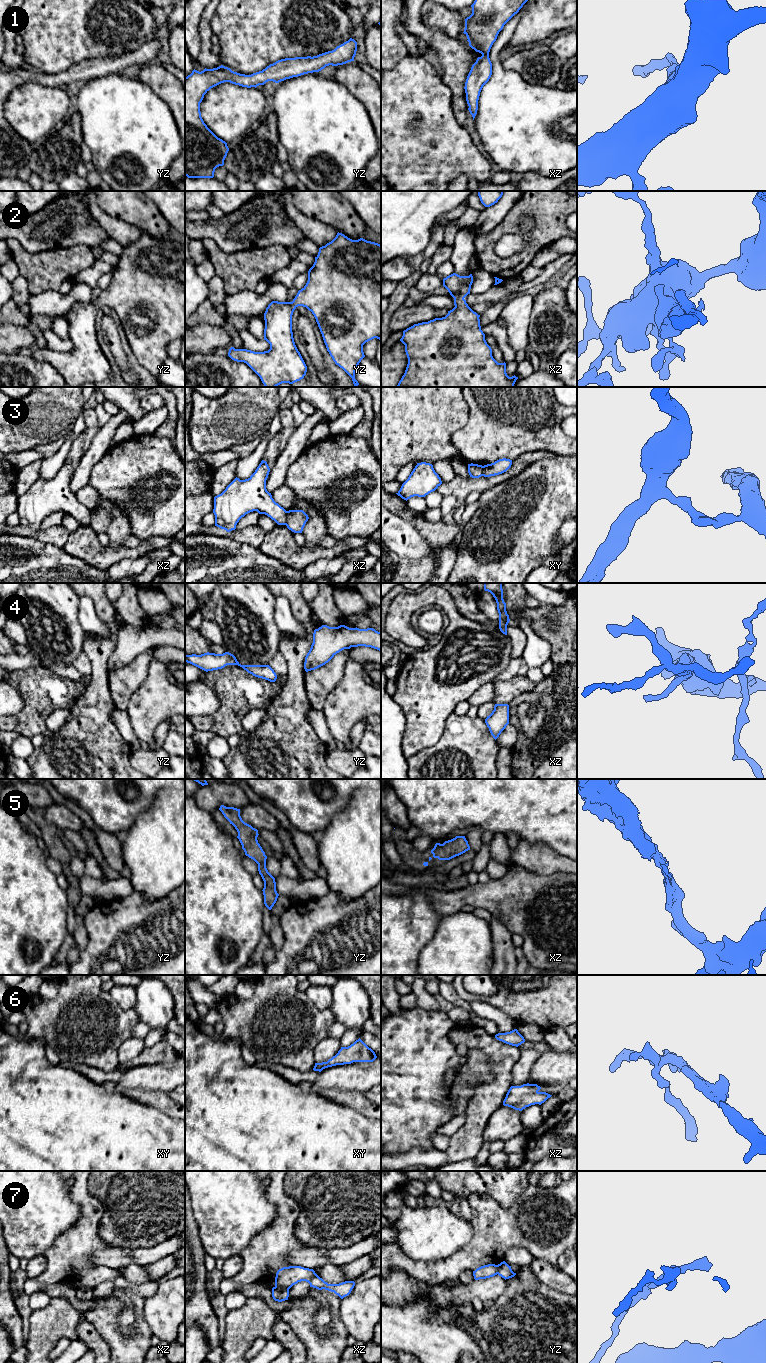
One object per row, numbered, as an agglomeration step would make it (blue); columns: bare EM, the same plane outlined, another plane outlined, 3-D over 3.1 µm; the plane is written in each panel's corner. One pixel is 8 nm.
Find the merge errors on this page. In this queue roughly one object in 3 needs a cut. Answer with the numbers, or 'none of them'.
3, 7

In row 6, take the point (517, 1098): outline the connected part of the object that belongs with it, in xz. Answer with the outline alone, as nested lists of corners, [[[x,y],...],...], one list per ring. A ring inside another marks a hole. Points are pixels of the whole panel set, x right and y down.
[[[523,1084],[521,1086],[511,1086],[503,1101],[504,1106],[522,1111],[531,1105],[544,1103],[552,1095],[540,1092],[537,1084]]]

